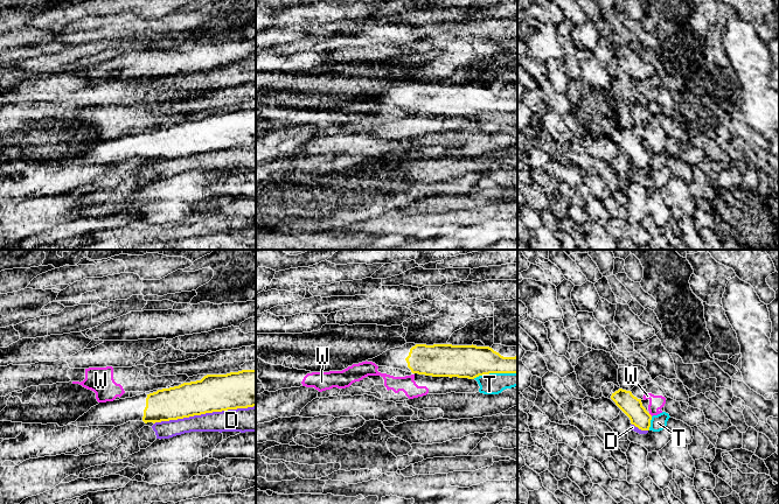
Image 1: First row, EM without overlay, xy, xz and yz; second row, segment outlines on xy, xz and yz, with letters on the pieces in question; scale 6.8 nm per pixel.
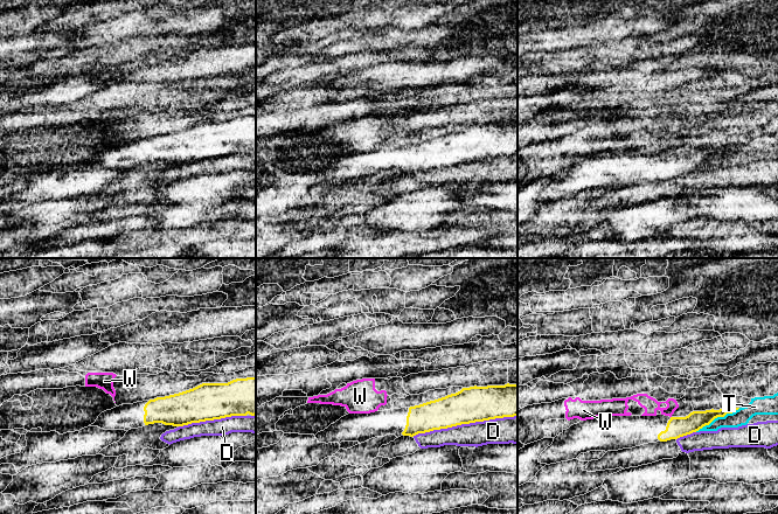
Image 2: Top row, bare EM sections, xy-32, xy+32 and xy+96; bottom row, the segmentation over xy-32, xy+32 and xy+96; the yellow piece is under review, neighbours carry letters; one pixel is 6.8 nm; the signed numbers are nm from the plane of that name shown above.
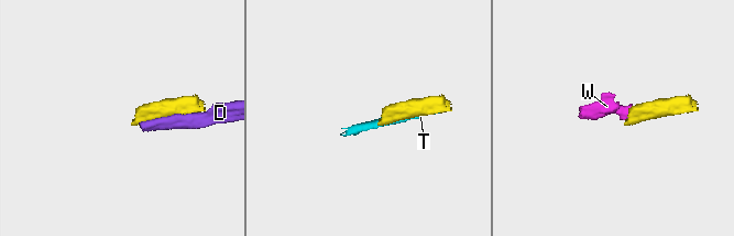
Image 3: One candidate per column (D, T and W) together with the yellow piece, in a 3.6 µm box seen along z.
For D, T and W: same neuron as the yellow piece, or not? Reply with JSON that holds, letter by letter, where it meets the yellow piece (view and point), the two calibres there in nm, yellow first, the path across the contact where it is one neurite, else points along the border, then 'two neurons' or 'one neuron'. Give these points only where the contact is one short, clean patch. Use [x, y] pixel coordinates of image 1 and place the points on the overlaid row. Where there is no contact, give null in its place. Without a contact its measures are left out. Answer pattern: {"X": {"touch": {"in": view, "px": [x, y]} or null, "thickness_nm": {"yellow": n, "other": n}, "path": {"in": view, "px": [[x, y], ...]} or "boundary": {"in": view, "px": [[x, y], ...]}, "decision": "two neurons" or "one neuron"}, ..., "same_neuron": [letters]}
{"D": {"touch": {"in": "xy", "px": [204, 413]}, "thickness_nm": {"yellow": 260, "other": 160}, "decision": "two neurons"}, "T": {"touch": {"in": "xz", "px": [494, 372]}, "thickness_nm": {"yellow": 220, "other": 140}, "decision": "two neurons"}, "W": {"touch": {"in": "yz", "px": [649, 414]}, "thickness_nm": {"yellow": 140, "other": 100}, "boundary": {"in": "yz", "px": [[648, 413], [652, 415]]}, "decision": "two neurons"}, "same_neuron": []}

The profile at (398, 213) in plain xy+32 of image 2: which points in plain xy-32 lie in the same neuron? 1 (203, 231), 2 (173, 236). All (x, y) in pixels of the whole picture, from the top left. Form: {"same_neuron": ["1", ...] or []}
{"same_neuron": []}

